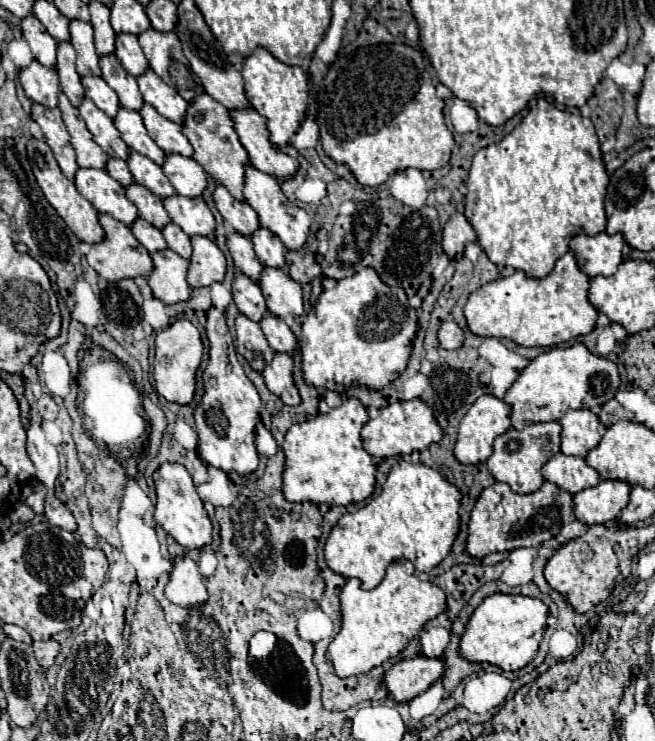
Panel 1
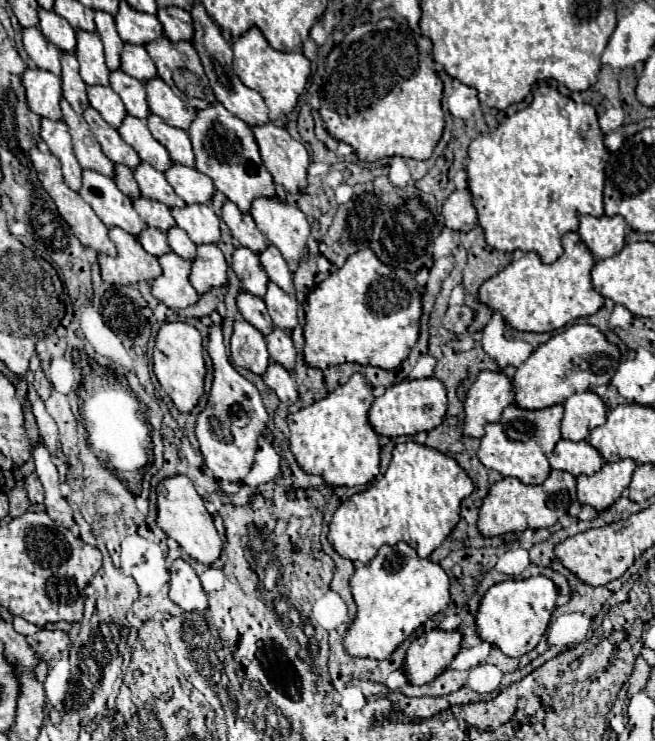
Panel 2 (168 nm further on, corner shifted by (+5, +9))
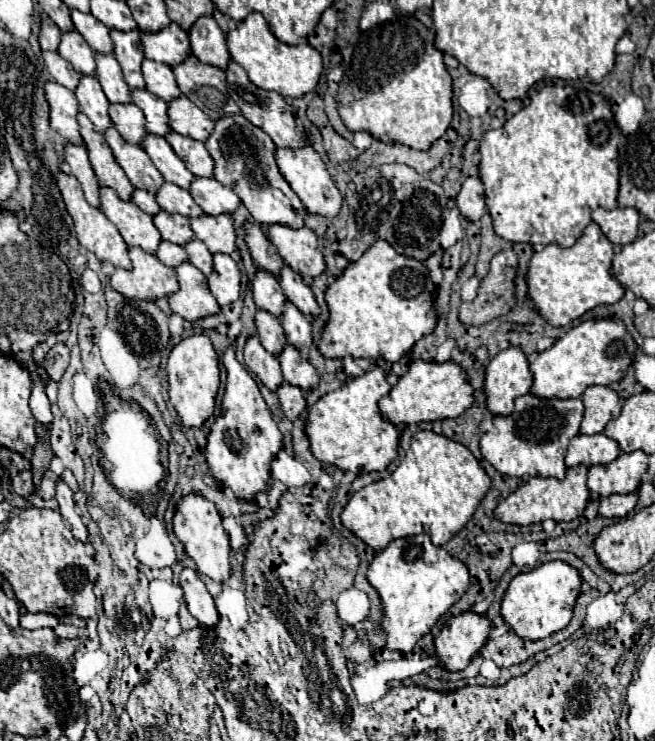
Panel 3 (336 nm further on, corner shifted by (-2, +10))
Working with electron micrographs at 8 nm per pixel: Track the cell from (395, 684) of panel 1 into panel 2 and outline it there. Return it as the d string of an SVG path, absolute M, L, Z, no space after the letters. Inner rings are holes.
M430 629L424 635L420 635L416 641L412 641L406 653L404 671L408 675L408 681L414 685L432 683L440 673L444 673L450 667L452 659L460 651L460 643L462 633L458 629Z

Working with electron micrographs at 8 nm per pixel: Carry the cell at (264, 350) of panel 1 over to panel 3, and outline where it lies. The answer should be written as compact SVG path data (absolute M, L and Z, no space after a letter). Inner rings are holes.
M257 334L249 336L247 344L245 344L245 350L243 350L243 356L245 356L245 366L269 388L269 390L277 390L279 384L283 382L283 374L281 374L281 366L279 366L279 360L277 356L269 354L261 340L257 338Z

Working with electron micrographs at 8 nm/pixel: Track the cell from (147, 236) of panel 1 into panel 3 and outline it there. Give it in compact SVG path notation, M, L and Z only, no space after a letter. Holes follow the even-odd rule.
M163 240L163 242L159 244L155 256L157 256L163 264L167 264L167 266L171 266L171 268L175 268L177 264L181 264L181 262L187 260L187 254L185 254L183 246L171 244L169 240Z

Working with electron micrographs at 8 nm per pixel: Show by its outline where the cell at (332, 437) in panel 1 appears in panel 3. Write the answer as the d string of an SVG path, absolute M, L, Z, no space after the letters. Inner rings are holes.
M373 368L363 376L351 380L343 388L321 396L307 414L305 434L313 456L319 462L333 464L343 472L365 474L365 472L383 472L397 458L399 430L391 422L383 420L379 414L379 398L389 394L391 386L387 384L385 372Z

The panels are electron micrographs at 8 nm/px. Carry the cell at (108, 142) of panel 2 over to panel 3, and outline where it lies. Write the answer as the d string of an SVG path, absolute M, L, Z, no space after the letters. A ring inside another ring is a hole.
M109 126L105 130L105 140L107 140L109 148L113 150L117 164L125 170L127 178L131 180L131 184L135 188L143 188L143 190L155 194L159 190L159 186L163 184L163 176L155 168L151 158L145 154L145 150L141 146L135 146L135 144L129 144L127 140L123 140L121 134L113 126Z

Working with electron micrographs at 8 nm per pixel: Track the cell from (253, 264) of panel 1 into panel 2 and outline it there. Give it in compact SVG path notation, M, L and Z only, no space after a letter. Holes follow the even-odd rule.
M238 247L234 251L234 261L232 261L232 269L236 271L236 275L242 281L242 287L254 295L254 297L264 297L266 295L266 287L268 287L268 275L264 273L264 267L260 265L260 259L256 257L256 253L252 253L250 249Z

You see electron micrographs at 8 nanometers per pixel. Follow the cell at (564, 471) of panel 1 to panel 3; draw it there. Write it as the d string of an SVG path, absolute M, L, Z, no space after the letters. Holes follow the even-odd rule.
M593 434L593 436L575 436L569 444L567 456L565 456L565 464L567 468L573 466L601 466L601 464L609 464L619 456L619 446L615 440L607 438L605 434Z

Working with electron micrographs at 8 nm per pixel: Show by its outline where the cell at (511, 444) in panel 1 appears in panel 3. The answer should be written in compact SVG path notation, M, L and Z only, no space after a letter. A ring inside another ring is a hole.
M531 394L519 396L515 400L515 410L511 416L495 416L493 430L481 438L481 454L493 464L501 474L525 478L525 476L551 476L557 480L565 478L565 452L569 440L579 434L579 424L583 420L581 398L569 400L545 400Z

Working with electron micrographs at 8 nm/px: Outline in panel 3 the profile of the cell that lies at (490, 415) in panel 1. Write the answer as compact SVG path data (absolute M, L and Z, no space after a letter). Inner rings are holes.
M519 348L499 352L485 370L487 408L493 416L509 416L517 396L529 392L533 376L525 354Z

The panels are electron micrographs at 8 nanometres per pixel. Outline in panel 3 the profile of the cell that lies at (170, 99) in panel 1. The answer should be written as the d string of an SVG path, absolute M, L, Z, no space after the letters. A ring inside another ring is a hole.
M177 96L175 100L169 100L167 116L169 128L193 140L205 142L207 136L213 132L213 120L203 110L199 110L187 96Z

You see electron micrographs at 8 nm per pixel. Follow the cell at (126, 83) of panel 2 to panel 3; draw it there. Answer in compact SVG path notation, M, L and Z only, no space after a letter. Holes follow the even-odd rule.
M145 88L131 90L131 102L141 108L147 120L147 132L165 136L171 128L167 126L167 102L159 100L159 96L147 92Z

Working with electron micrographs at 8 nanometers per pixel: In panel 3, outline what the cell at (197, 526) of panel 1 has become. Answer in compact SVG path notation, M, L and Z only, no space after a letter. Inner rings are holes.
M195 492L183 496L173 514L173 532L179 538L179 542L185 546L185 552L193 558L201 574L213 578L215 582L223 582L229 578L231 572L229 536L221 526L221 516L213 502L205 500L201 494Z

